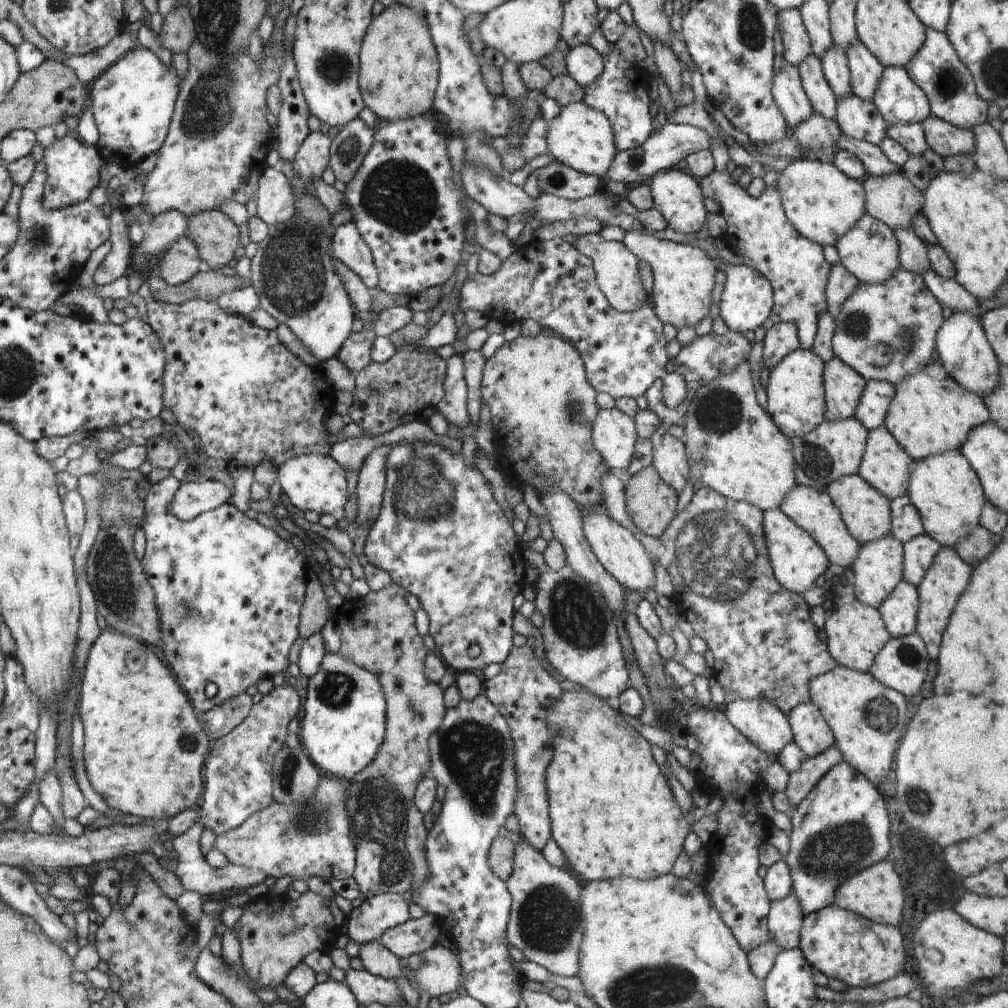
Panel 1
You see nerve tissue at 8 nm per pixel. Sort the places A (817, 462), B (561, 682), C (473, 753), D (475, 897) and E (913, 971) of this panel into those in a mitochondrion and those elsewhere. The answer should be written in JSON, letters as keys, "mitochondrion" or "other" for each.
{"A":"mitochondrion","B":"other","C":"mitochondrion","D":"other","E":"other"}

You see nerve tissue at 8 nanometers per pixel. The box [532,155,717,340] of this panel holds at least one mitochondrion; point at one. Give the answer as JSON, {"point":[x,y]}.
{"point":[557,178]}

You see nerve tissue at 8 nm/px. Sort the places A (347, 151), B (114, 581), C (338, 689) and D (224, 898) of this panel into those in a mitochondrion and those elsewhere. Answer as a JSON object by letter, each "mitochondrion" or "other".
{"A":"mitochondrion","B":"mitochondrion","C":"mitochondrion","D":"other"}

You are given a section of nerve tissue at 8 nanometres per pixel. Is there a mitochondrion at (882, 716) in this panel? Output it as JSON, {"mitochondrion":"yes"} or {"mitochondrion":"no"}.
{"mitochondrion":"yes"}

